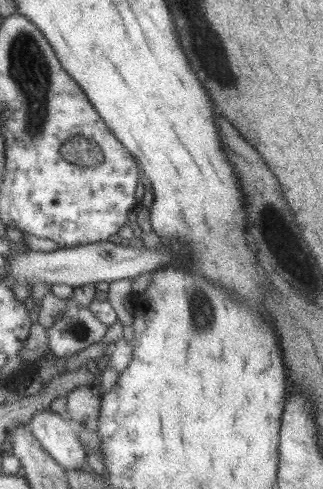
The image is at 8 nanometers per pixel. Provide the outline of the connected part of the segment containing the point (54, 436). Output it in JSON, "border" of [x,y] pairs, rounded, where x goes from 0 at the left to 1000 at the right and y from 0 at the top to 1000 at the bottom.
{"border":[[[149,834],[111,847],[90,867],[102,892],[173,947],[211,963],[254,963],[269,928],[204,849]]]}

